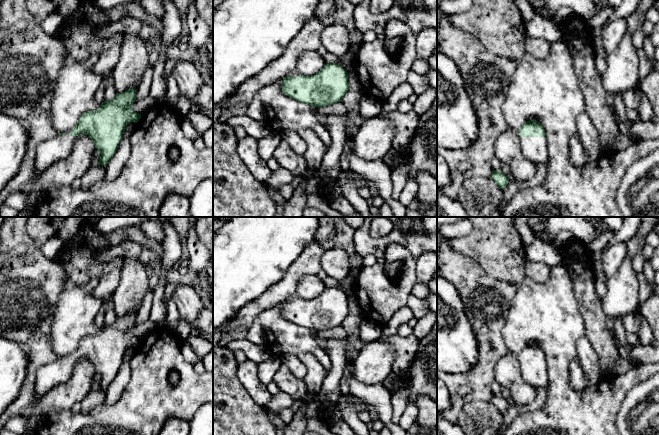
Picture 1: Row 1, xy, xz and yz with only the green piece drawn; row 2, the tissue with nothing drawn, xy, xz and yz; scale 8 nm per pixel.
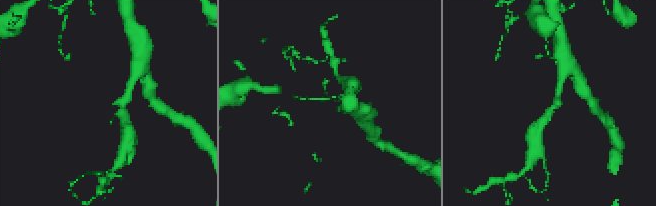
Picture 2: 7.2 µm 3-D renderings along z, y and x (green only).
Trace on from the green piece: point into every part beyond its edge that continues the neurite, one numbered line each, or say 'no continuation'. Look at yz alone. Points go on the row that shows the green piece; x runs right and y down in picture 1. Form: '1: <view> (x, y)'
1: yz (535, 149)

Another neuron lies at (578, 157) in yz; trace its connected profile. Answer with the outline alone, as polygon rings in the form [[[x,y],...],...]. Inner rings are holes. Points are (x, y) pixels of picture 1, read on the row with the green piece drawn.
[[[575,132],[569,141],[570,161],[574,166],[583,166],[587,162],[587,154]]]

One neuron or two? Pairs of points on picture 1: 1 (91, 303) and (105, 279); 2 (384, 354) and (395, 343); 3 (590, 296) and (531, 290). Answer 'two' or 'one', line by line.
1: two
2: two
3: two

